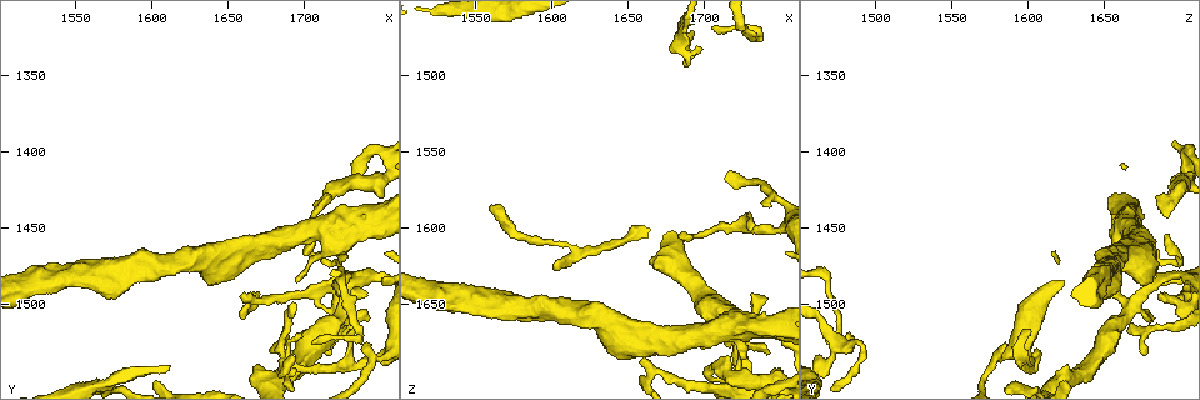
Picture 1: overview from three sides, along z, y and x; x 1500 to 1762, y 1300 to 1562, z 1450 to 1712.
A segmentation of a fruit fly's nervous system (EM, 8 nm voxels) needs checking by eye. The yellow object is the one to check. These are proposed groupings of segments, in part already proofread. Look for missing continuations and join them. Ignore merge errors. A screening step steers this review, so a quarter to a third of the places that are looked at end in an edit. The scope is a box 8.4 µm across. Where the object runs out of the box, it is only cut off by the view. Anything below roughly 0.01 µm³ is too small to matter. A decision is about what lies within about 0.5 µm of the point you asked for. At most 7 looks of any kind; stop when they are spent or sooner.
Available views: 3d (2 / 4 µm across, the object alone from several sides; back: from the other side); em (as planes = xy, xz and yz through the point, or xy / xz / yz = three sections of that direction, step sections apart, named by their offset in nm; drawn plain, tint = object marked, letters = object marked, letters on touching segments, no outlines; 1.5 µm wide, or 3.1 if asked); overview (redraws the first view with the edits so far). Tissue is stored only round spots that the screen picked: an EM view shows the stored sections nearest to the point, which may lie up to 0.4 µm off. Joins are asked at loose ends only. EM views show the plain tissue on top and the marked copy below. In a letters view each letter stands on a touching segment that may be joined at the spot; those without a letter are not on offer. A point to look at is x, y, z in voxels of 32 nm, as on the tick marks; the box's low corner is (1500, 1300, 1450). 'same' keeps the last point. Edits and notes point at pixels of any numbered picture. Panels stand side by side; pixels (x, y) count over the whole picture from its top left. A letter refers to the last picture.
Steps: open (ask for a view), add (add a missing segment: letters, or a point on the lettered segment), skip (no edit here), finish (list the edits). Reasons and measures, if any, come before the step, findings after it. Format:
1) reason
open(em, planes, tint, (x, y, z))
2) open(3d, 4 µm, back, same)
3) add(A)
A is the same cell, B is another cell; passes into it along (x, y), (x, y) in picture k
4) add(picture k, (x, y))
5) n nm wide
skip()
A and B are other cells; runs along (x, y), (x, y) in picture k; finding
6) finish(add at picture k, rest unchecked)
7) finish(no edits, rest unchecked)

tapers out
open(3d, 2 µm, back, (1742, 1526, 1588))

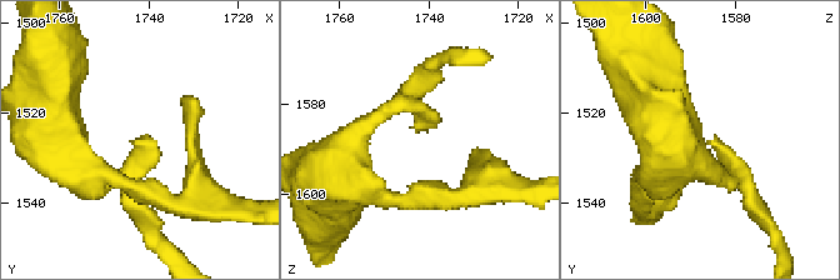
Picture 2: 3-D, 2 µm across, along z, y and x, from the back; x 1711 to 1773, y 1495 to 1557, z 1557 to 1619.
open(em, xy, step 4, letters, (1742, 1526, 1586))

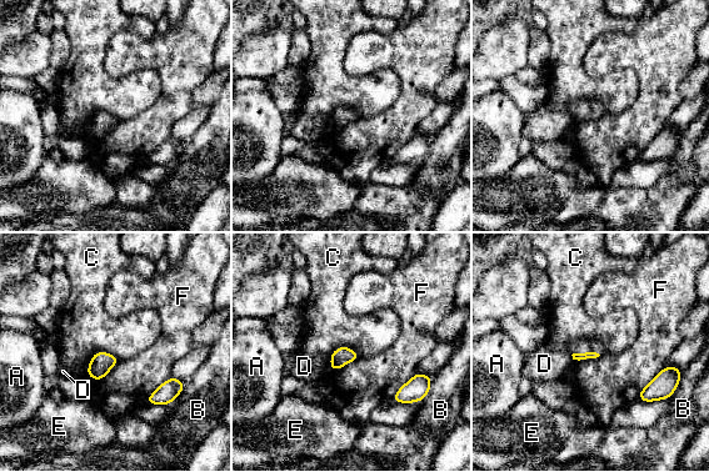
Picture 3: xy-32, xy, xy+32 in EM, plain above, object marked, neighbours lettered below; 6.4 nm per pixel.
skip()
A, B, C, D, E and F are other cells; border along (664, 366), (640, 391), (638, 397) in picture 3; no lettered segment goes on from it

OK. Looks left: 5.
an open end
open(em, planes, letters, (1706, 1442, 1690))

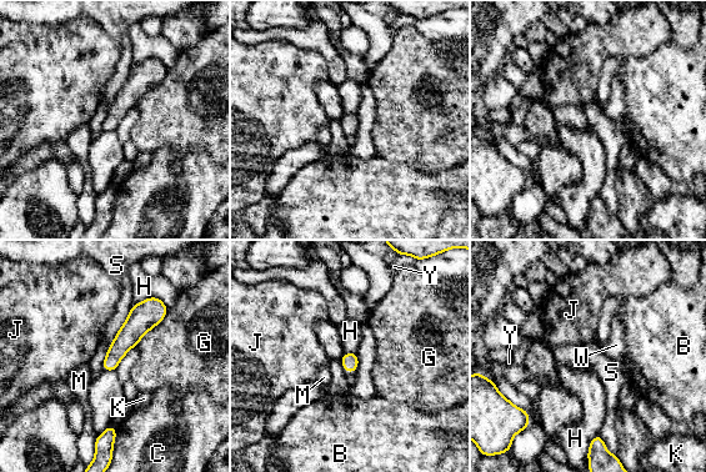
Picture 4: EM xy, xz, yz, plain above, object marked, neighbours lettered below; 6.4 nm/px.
skip()
B, C, G, H, J, K, M, S, W and Y are other cells; none of them fits

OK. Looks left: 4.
an open end
open(3d, 4 µm, back, (1704, 1526, 1470))

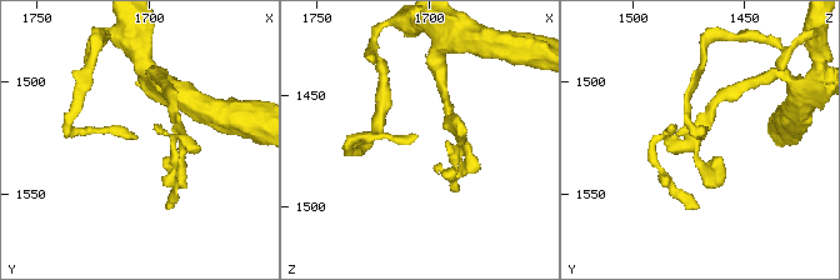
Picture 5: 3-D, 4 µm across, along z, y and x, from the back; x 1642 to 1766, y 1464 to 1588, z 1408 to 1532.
open(em, yz, step 4, tint, (1704, 1525, 1469))

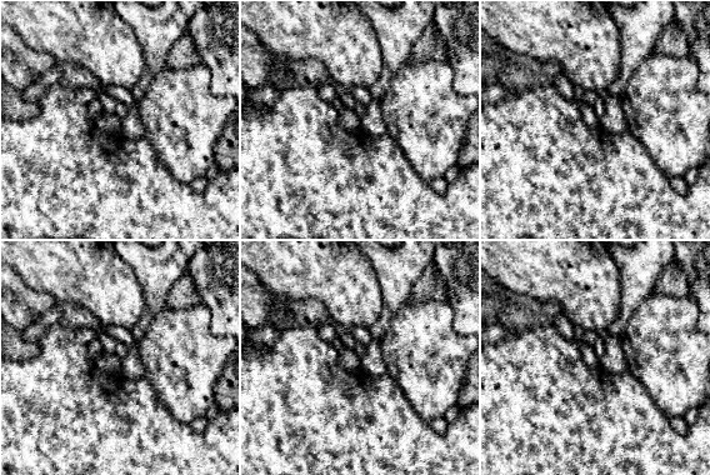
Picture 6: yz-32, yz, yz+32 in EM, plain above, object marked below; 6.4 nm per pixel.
cut it another way
open(em, planes, letters, same)

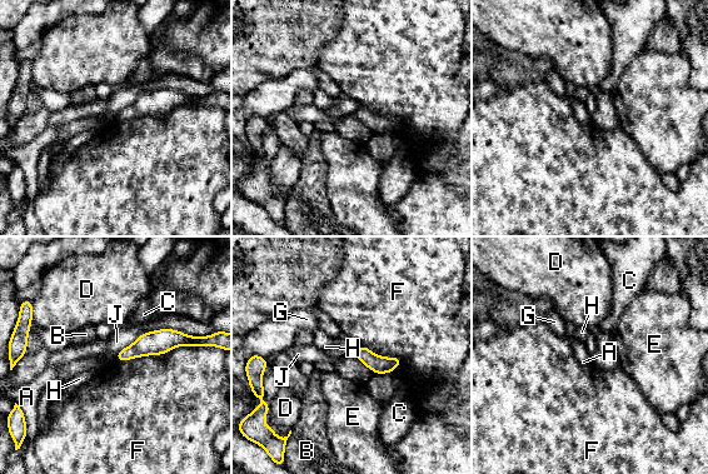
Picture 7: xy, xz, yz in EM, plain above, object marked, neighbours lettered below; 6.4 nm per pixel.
skip()
A, B, C, D, E, F, G, H and J are other cells; border along (195, 335), (149, 330), (116, 354) in picture 7; no lettered segment goes on from it

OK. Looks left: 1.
finish(no edits, rest unchecked)

